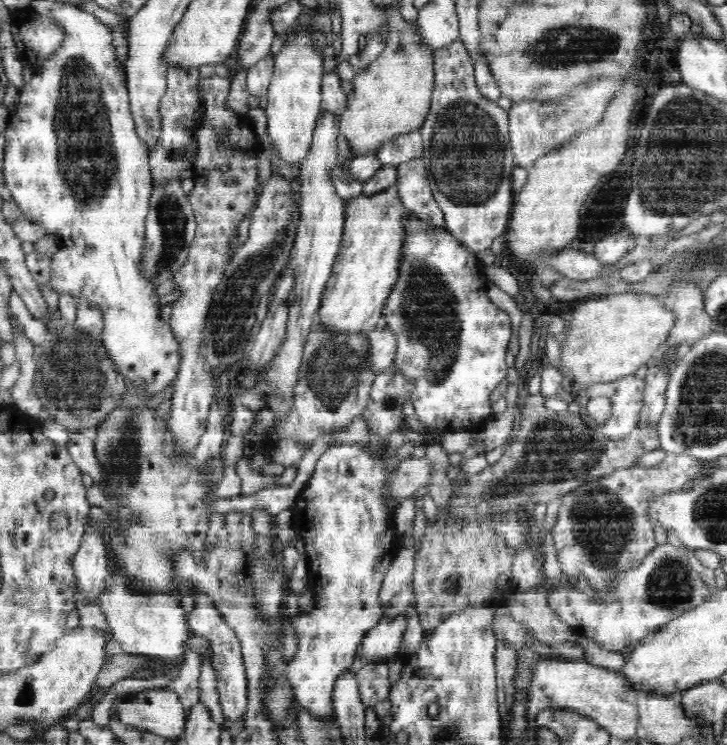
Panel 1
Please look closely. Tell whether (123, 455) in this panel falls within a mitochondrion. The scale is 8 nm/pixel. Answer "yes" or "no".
yes

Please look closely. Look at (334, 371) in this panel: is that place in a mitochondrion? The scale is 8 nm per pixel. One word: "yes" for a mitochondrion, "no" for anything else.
yes

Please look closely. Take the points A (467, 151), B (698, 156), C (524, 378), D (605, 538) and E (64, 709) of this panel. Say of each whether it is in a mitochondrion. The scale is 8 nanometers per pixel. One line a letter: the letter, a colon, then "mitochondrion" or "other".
A: mitochondrion
B: mitochondrion
C: other
D: mitochondrion
E: other

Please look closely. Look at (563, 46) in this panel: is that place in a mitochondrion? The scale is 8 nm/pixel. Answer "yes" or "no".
yes

